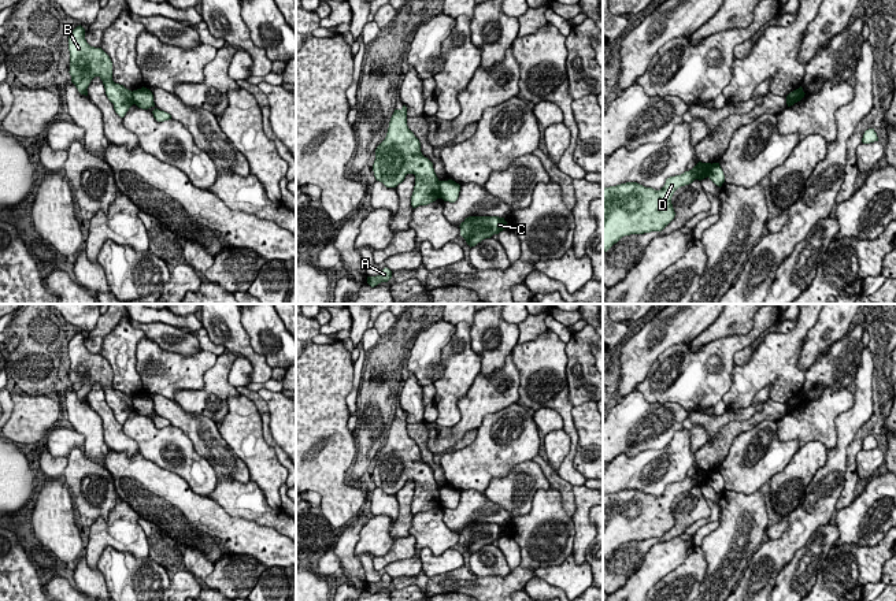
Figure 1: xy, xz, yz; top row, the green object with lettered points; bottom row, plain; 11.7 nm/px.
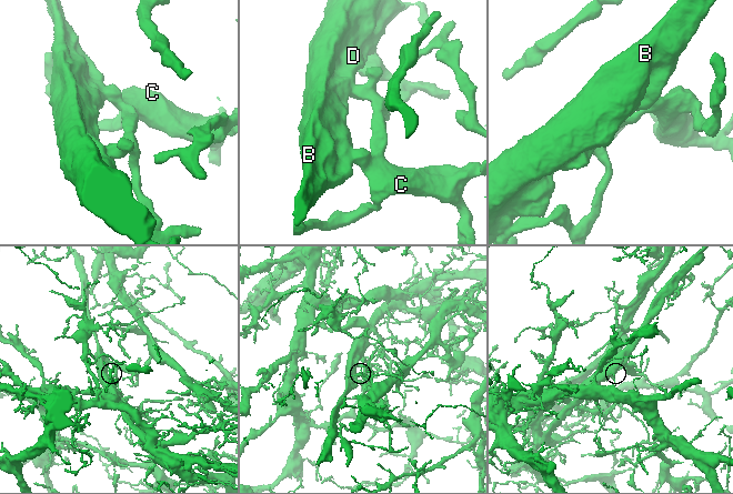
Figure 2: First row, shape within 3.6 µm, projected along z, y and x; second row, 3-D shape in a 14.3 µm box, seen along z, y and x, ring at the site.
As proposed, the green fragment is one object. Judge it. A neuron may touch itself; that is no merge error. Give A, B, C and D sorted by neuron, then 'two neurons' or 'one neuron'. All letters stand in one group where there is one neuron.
A C / B D | two neurons

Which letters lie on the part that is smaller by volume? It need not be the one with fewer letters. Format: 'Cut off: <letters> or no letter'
Cut off: B, D

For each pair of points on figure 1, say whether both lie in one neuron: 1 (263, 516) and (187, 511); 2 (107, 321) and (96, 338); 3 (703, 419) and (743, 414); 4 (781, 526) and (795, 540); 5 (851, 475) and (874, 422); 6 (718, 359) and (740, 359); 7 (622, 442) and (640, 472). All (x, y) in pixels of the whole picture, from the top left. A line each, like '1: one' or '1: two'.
1: two
2: one
3: one
4: two
5: one
6: two
7: two

